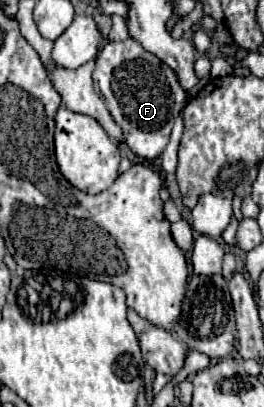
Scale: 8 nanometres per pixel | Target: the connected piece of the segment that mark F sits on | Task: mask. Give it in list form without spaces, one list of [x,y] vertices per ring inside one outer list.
[[[129,38],[125,42],[107,42],[103,46],[95,62],[93,84],[95,92],[105,98],[109,114],[123,130],[125,144],[141,158],[157,158],[169,144],[173,122],[189,98],[189,92],[177,82],[177,74]]]

